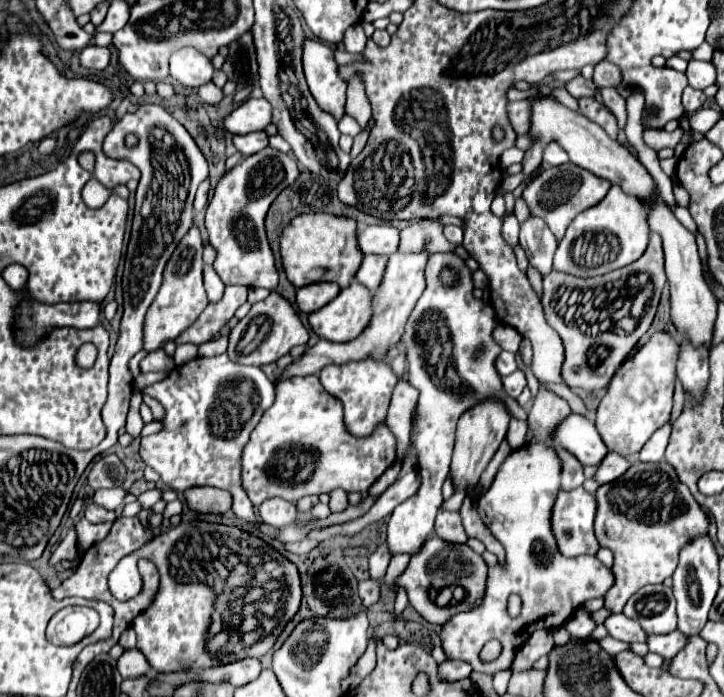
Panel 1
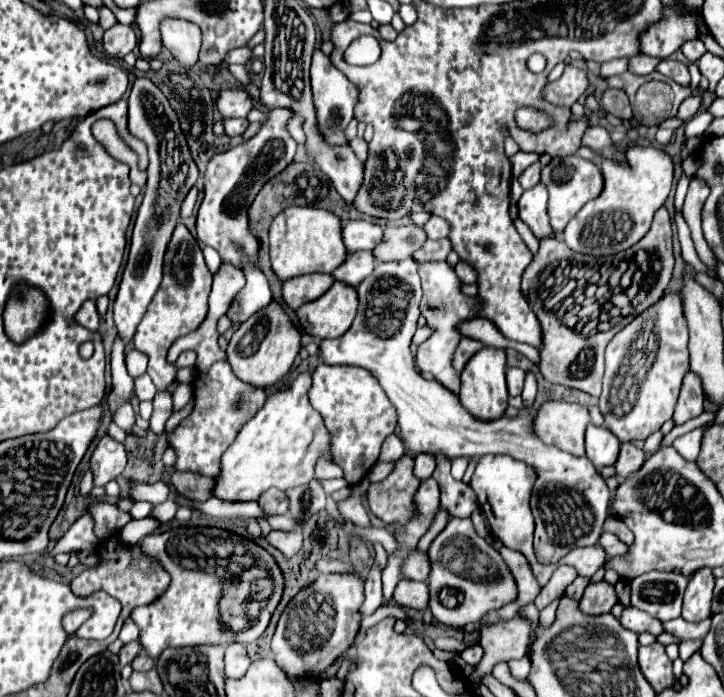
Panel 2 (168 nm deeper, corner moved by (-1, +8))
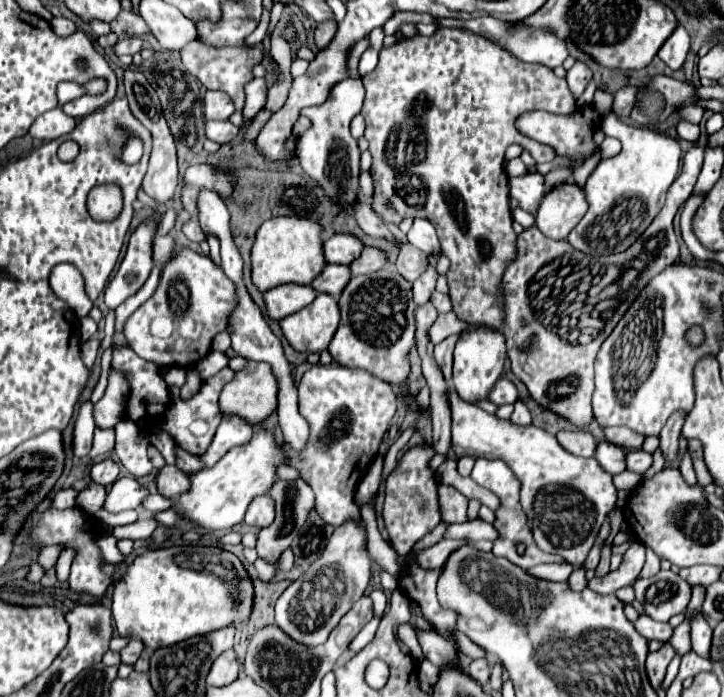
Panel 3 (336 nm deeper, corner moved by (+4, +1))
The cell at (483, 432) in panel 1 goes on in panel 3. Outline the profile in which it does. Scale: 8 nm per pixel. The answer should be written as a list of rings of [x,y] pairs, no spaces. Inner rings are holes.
[[[467,329],[461,333],[461,339],[455,347],[455,363],[453,363],[453,385],[459,397],[471,405],[477,401],[489,401],[491,387],[495,387],[497,379],[503,373],[505,363],[505,337],[499,331],[491,329]]]

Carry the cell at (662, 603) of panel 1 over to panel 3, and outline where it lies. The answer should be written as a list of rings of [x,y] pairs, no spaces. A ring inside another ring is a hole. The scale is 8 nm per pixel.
[[[659,571],[655,577],[637,579],[633,589],[645,615],[663,623],[683,613],[691,601],[691,585],[673,571]]]

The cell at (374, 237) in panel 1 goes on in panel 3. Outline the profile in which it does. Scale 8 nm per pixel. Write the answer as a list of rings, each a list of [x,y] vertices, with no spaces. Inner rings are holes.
[[[335,233],[323,243],[327,263],[339,265],[349,265],[351,261],[355,261],[361,255],[363,247],[365,247],[363,241],[351,233]]]

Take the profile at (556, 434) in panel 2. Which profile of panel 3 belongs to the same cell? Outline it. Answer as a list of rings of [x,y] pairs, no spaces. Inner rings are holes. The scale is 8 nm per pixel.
[[[563,429],[555,435],[559,439],[559,445],[565,451],[571,451],[579,457],[593,457],[595,453],[595,437],[587,429]]]

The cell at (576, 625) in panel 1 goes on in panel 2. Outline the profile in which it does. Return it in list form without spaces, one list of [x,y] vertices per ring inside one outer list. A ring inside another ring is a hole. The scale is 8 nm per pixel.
[[[606,580],[590,584],[580,600],[580,608],[588,614],[606,614],[614,604],[618,604],[618,594],[614,590],[614,584]]]

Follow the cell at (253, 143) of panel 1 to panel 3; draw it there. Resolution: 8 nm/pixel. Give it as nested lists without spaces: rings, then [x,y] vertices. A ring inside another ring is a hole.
[[[207,121],[205,133],[211,141],[217,141],[223,145],[223,143],[229,143],[237,137],[239,127],[235,127],[231,121]]]

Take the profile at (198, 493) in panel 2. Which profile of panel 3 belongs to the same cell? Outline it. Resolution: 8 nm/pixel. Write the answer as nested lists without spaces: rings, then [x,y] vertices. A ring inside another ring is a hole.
[[[165,465],[157,475],[157,491],[169,499],[183,495],[187,487],[191,487],[189,477],[183,471],[179,471],[175,465]]]

